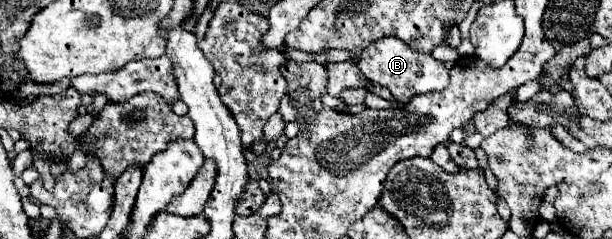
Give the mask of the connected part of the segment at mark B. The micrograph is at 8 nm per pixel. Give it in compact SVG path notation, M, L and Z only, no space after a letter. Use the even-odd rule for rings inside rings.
M383 37L383 39L371 43L371 47L367 47L359 55L357 67L371 83L379 83L379 85L387 87L391 91L391 95L395 97L395 101L399 101L403 105L409 103L411 97L415 97L415 95L443 91L449 83L449 71L445 69L445 65L441 61L437 61L431 53L413 51L405 41L401 41L397 37Z

